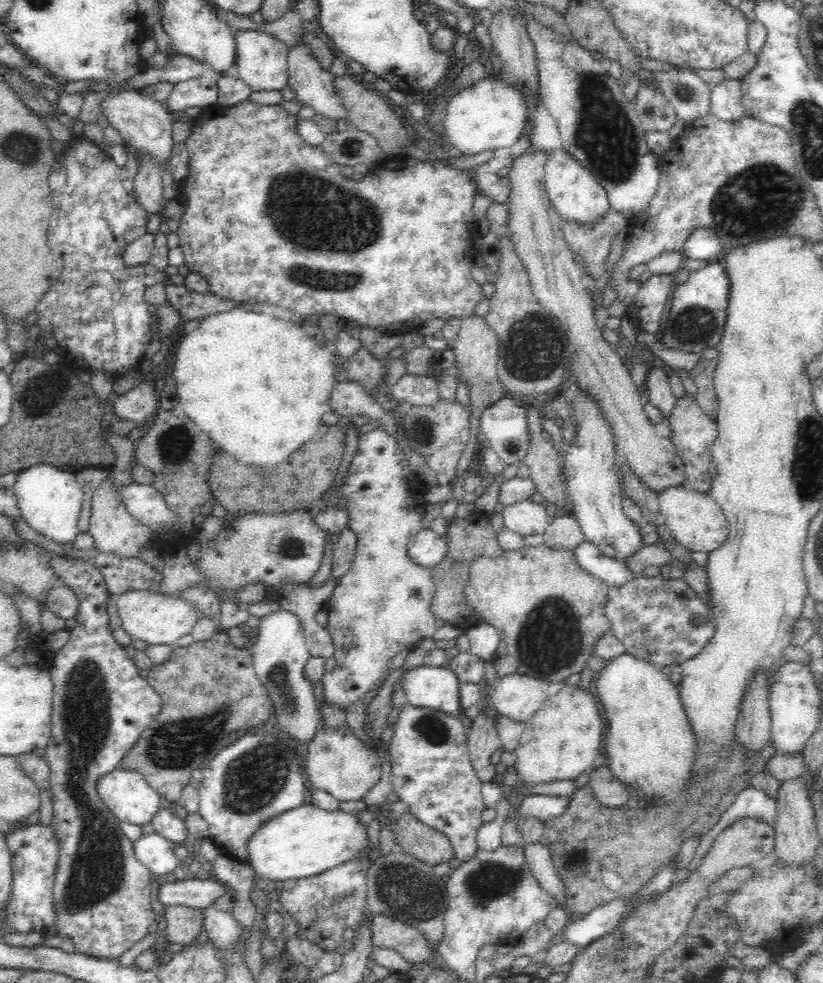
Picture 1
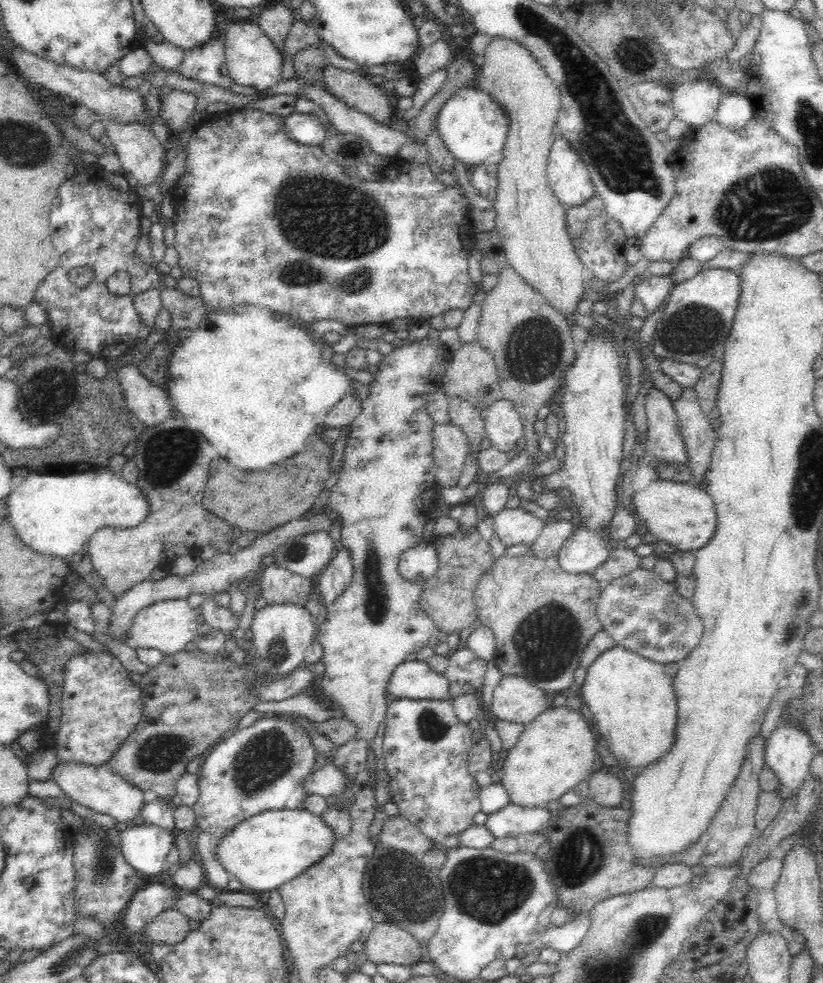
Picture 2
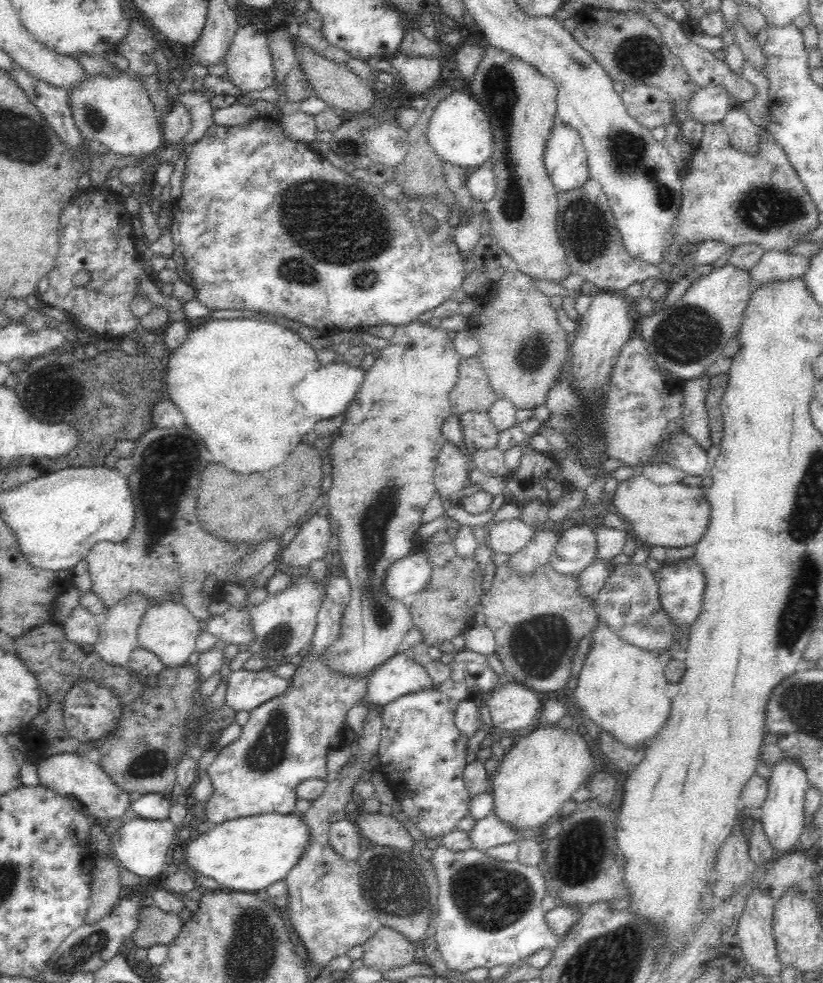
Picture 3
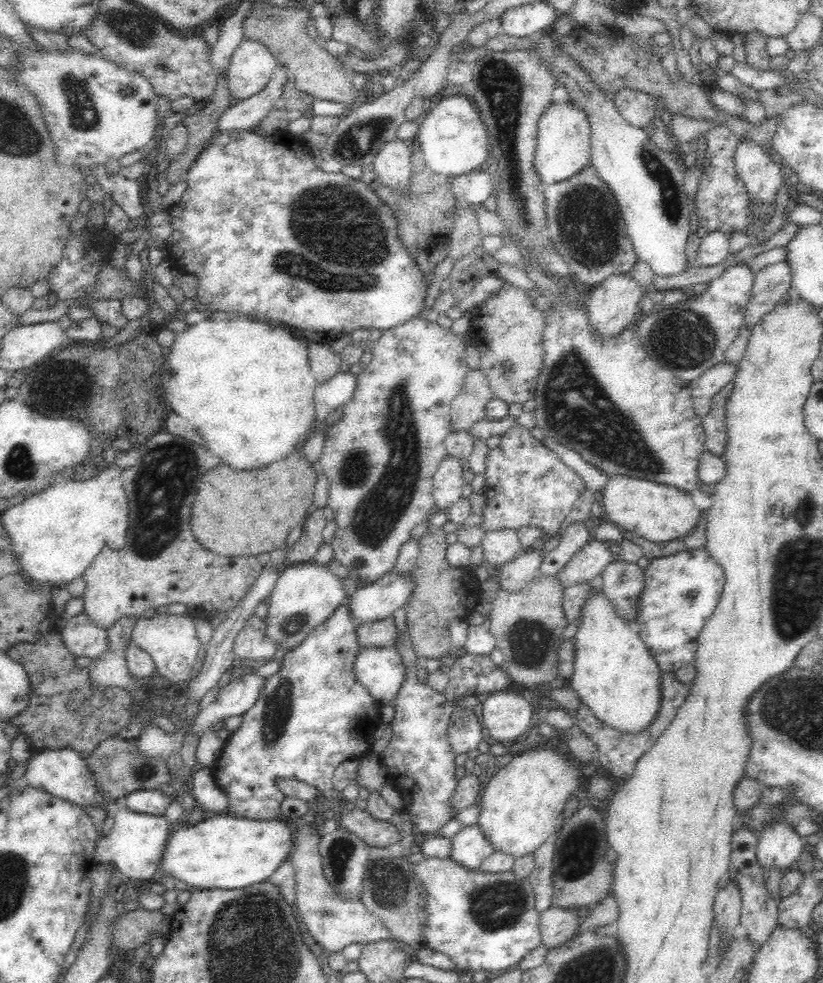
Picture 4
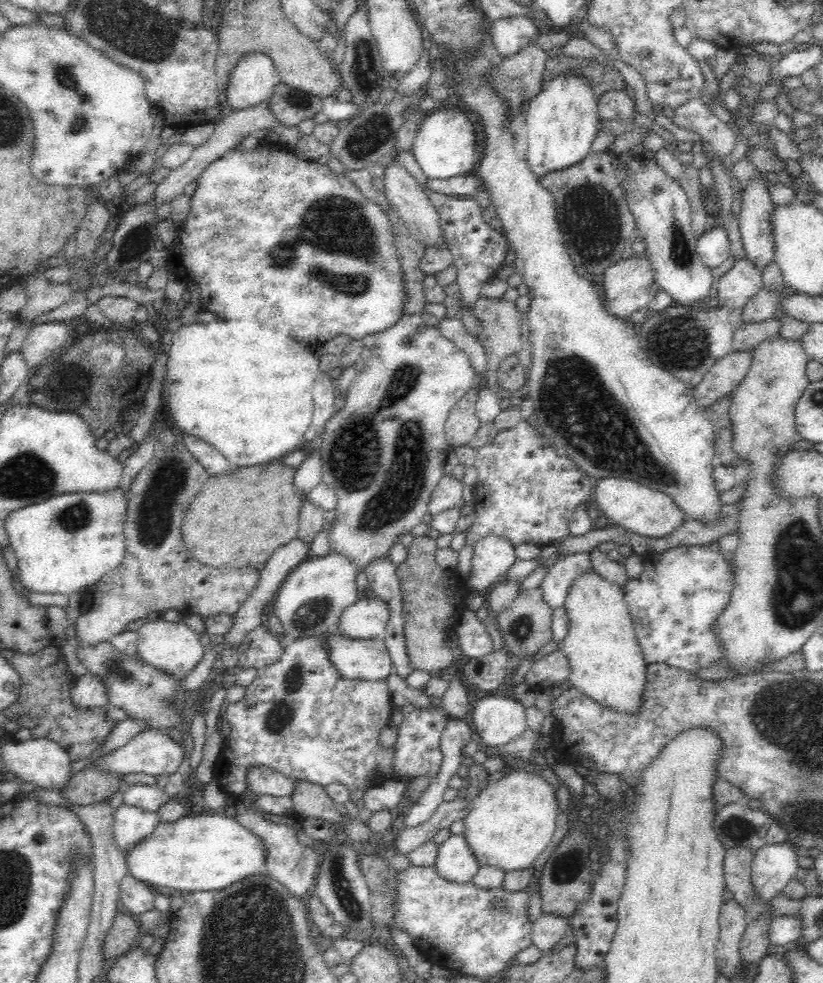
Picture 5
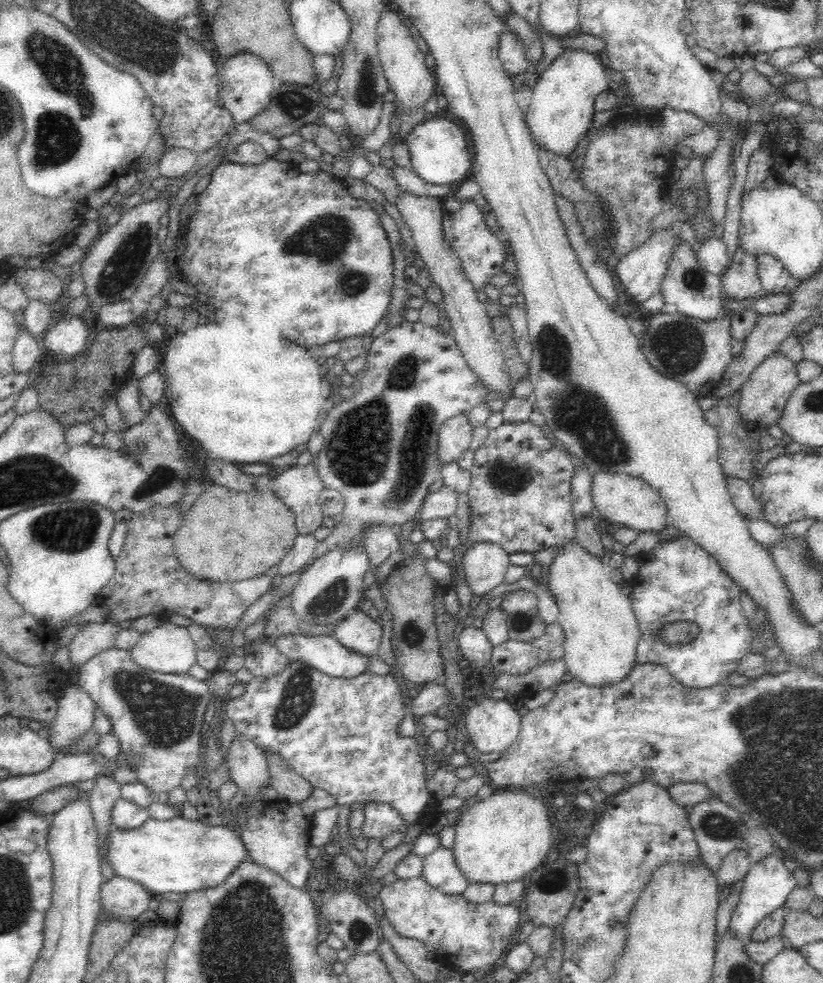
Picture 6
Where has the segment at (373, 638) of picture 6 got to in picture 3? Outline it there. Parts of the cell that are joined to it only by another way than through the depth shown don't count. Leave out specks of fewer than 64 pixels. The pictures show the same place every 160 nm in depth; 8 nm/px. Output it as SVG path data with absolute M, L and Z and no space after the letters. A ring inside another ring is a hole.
M414 552L397 560L387 571L382 587L396 601L409 601L420 592L431 576L431 562L425 552Z

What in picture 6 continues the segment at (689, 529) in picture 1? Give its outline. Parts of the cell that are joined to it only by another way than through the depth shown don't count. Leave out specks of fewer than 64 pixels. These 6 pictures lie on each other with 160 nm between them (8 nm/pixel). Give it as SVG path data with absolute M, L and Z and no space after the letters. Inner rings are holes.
M598 472L592 480L592 502L603 520L624 524L639 532L655 530L660 532L666 527L666 505L661 496L639 477L626 474Z

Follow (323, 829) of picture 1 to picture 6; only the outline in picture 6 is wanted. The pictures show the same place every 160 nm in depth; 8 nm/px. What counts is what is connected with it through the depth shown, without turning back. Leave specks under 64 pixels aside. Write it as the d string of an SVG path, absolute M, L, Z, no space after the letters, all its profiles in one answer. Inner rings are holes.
M148 817L148 820L144 820L142 824L138 828L132 828L132 830L122 830L121 828L113 825L110 828L110 832L108 832L108 836L106 836L106 840L104 840L104 859L106 859L106 863L114 869L115 876L120 878L126 878L132 881L136 881L137 884L140 884L144 889L146 889L150 894L160 894L160 897L164 896L164 892L193 892L193 891L201 891L206 888L211 888L212 886L216 886L216 884L221 884L222 881L226 880L228 876L230 876L230 872L242 862L242 860L249 859L248 853L246 849L244 849L245 844L241 839L239 830L237 828L232 828L228 824L221 824L217 826L210 826L202 821L190 821L184 819L184 817L174 817L168 820L158 820L152 817Z

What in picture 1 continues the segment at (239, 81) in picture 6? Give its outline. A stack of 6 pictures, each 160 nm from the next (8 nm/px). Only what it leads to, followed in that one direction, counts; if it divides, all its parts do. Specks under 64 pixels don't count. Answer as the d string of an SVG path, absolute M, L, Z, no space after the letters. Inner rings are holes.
M253 29L238 31L236 41L235 64L238 78L248 85L252 91L280 90L288 84L288 48L276 37L267 32Z

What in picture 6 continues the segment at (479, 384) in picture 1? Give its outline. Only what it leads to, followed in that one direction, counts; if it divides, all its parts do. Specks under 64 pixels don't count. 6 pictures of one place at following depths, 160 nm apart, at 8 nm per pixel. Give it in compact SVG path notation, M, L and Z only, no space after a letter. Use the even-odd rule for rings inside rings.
M466 415L450 418L442 424L439 429L437 457L443 466L457 462L458 458L469 450L473 430Z

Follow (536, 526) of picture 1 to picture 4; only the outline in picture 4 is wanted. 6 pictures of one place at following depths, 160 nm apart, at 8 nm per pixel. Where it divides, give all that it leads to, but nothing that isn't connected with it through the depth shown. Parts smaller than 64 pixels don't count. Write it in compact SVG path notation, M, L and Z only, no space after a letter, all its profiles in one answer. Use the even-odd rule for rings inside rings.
M512 529L486 531L480 545L483 560L497 567L516 559L523 551L518 532Z

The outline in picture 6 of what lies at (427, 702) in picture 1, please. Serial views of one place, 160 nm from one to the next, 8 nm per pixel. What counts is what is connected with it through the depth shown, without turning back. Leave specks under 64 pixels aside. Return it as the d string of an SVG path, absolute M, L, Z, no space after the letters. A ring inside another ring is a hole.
M282 635L274 645L278 652L288 657L290 663L304 663L328 676L349 679L366 672L370 657L358 655L343 647L335 635L308 636L308 635Z

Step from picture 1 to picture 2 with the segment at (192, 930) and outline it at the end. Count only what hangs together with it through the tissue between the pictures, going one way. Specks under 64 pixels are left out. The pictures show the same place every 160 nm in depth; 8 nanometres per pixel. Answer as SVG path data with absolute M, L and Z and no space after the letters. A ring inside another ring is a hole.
M164 910L148 922L141 933L152 944L174 946L186 939L191 930L188 922L189 919L178 910Z

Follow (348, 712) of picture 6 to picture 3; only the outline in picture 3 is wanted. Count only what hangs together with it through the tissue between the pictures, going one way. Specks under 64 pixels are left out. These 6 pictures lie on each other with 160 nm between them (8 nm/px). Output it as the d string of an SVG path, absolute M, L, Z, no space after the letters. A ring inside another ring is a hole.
M344 576L327 577L325 597L317 614L312 640L306 653L294 660L296 668L290 678L291 684L286 692L280 692L265 700L249 711L249 719L241 728L240 736L226 746L218 748L214 762L208 767L208 776L214 785L212 796L205 802L204 817L212 824L222 824L226 820L256 816L266 813L294 813L294 804L299 798L296 787L303 780L331 779L326 769L327 756L330 750L335 750L347 744L345 728L348 727L346 715L348 711L360 703L364 703L367 693L367 680L357 674L342 674L332 670L325 663L325 652L337 642L341 635L341 620L351 599L351 586Z

